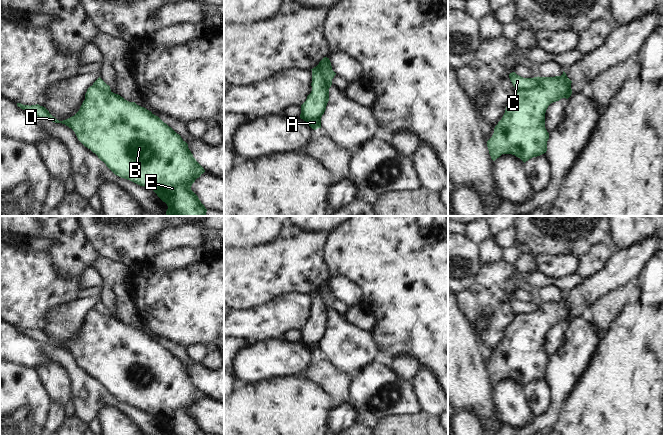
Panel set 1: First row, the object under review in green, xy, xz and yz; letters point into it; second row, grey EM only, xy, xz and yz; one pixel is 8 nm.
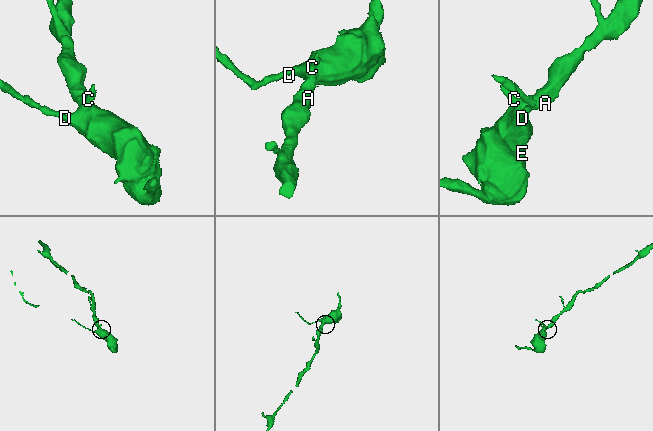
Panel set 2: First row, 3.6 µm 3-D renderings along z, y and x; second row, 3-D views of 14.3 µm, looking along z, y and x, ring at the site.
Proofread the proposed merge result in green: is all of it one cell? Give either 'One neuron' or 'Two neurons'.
Two neurons.

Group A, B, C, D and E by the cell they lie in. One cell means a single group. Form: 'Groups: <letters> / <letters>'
Groups: A B D E / C.

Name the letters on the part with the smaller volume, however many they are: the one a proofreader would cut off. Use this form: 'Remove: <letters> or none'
Remove: C

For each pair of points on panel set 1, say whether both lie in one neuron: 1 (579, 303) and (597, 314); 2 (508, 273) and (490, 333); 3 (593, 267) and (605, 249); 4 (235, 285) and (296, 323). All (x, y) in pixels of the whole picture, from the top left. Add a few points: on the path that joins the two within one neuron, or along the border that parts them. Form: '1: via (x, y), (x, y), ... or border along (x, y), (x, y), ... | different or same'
1: border along (606, 293), (593, 304), (589, 313) | different
2: via (494, 288), (494, 315), (491, 318) | same
3: via (593, 263), (601, 253) | same
4: border along (286, 293), (276, 296), (269, 303), (243, 311) | different

